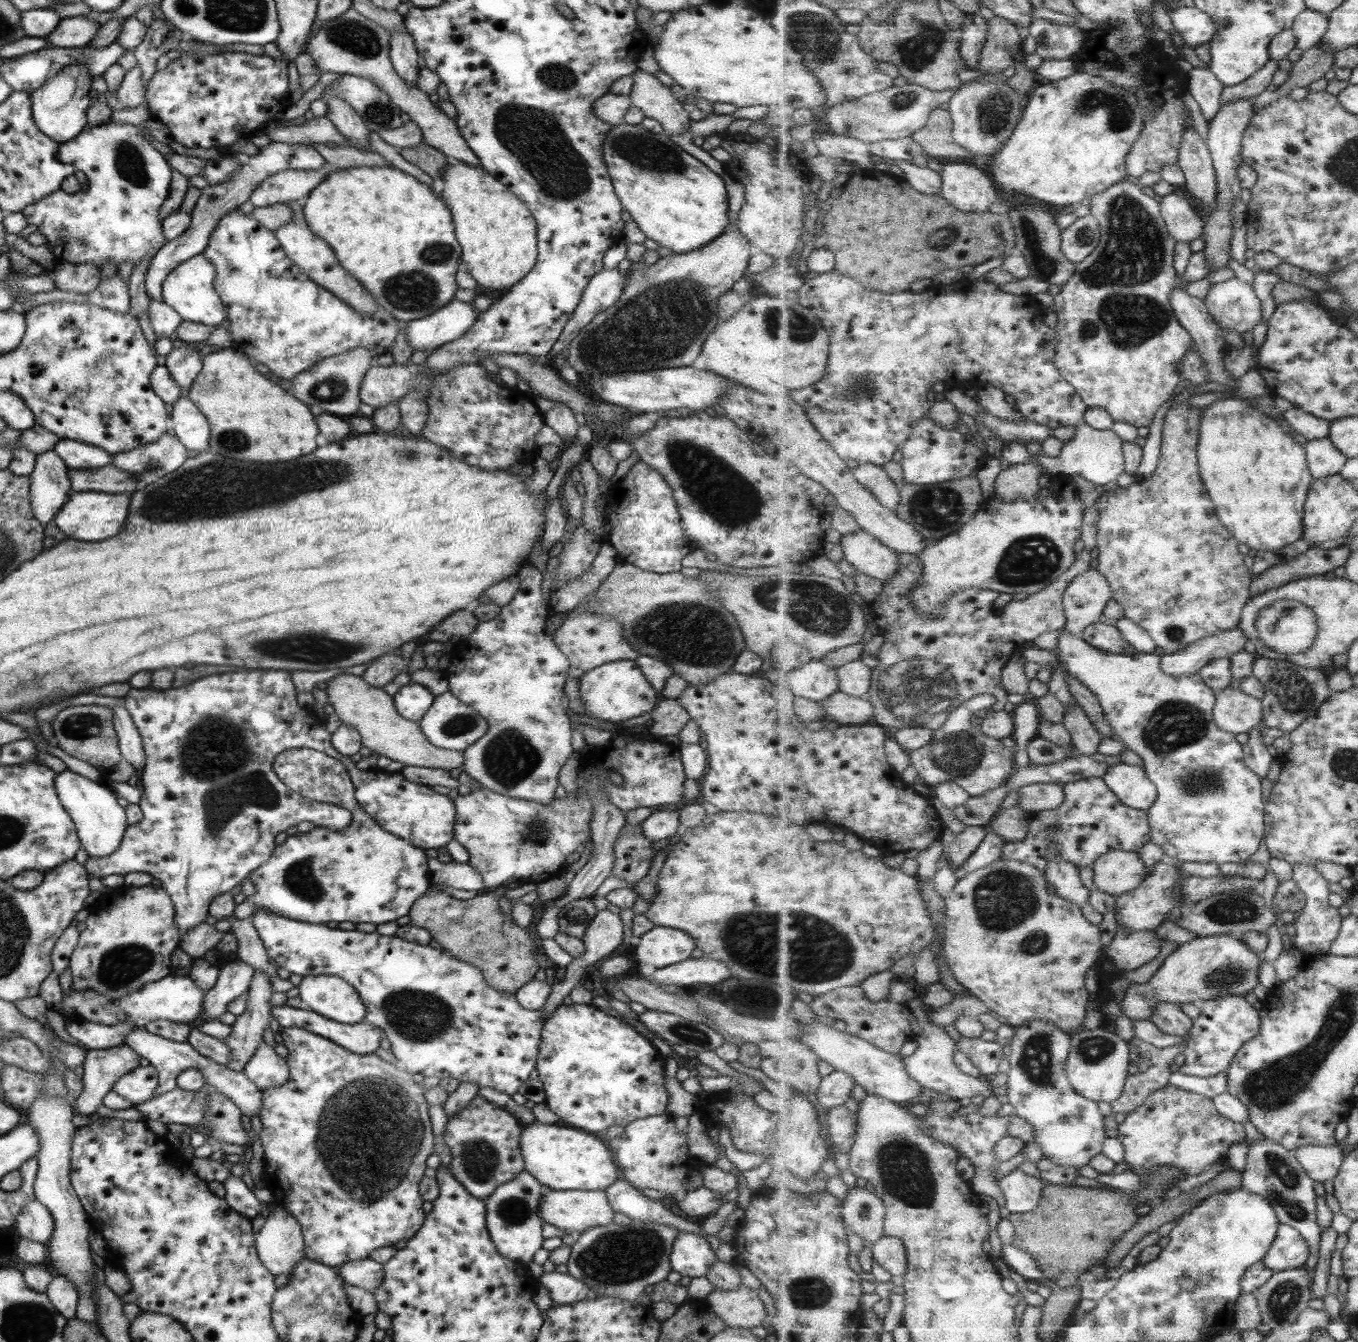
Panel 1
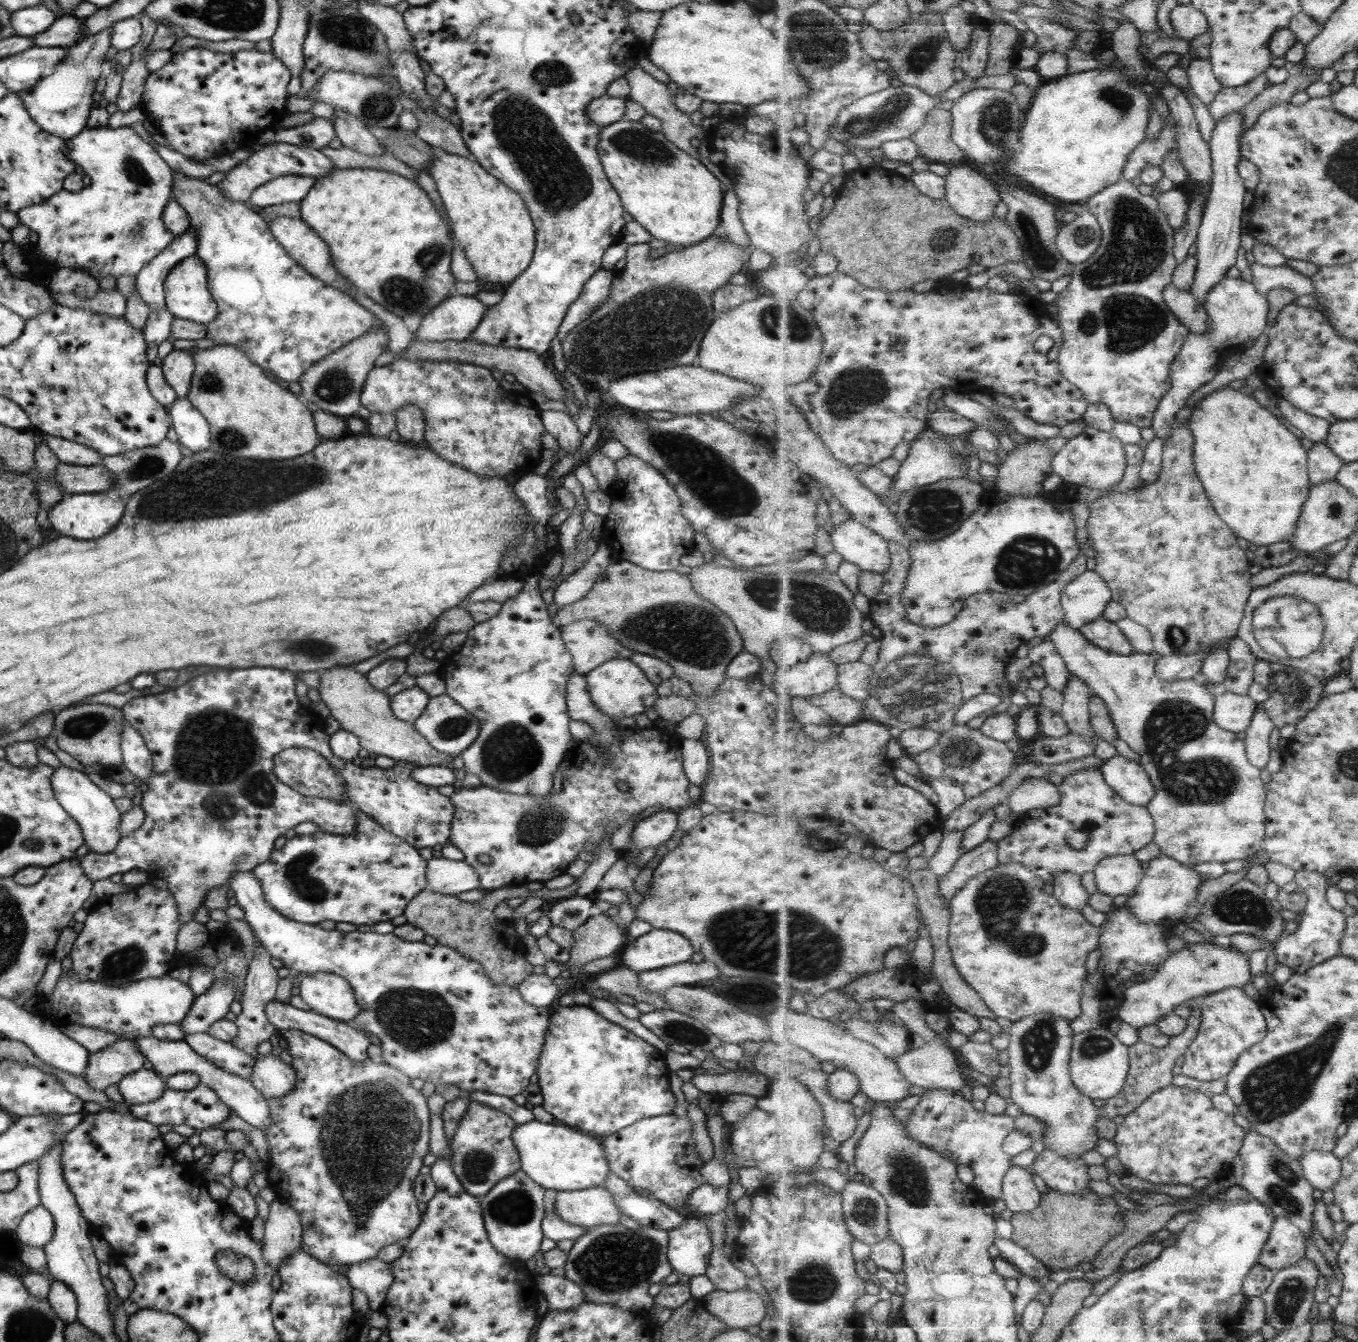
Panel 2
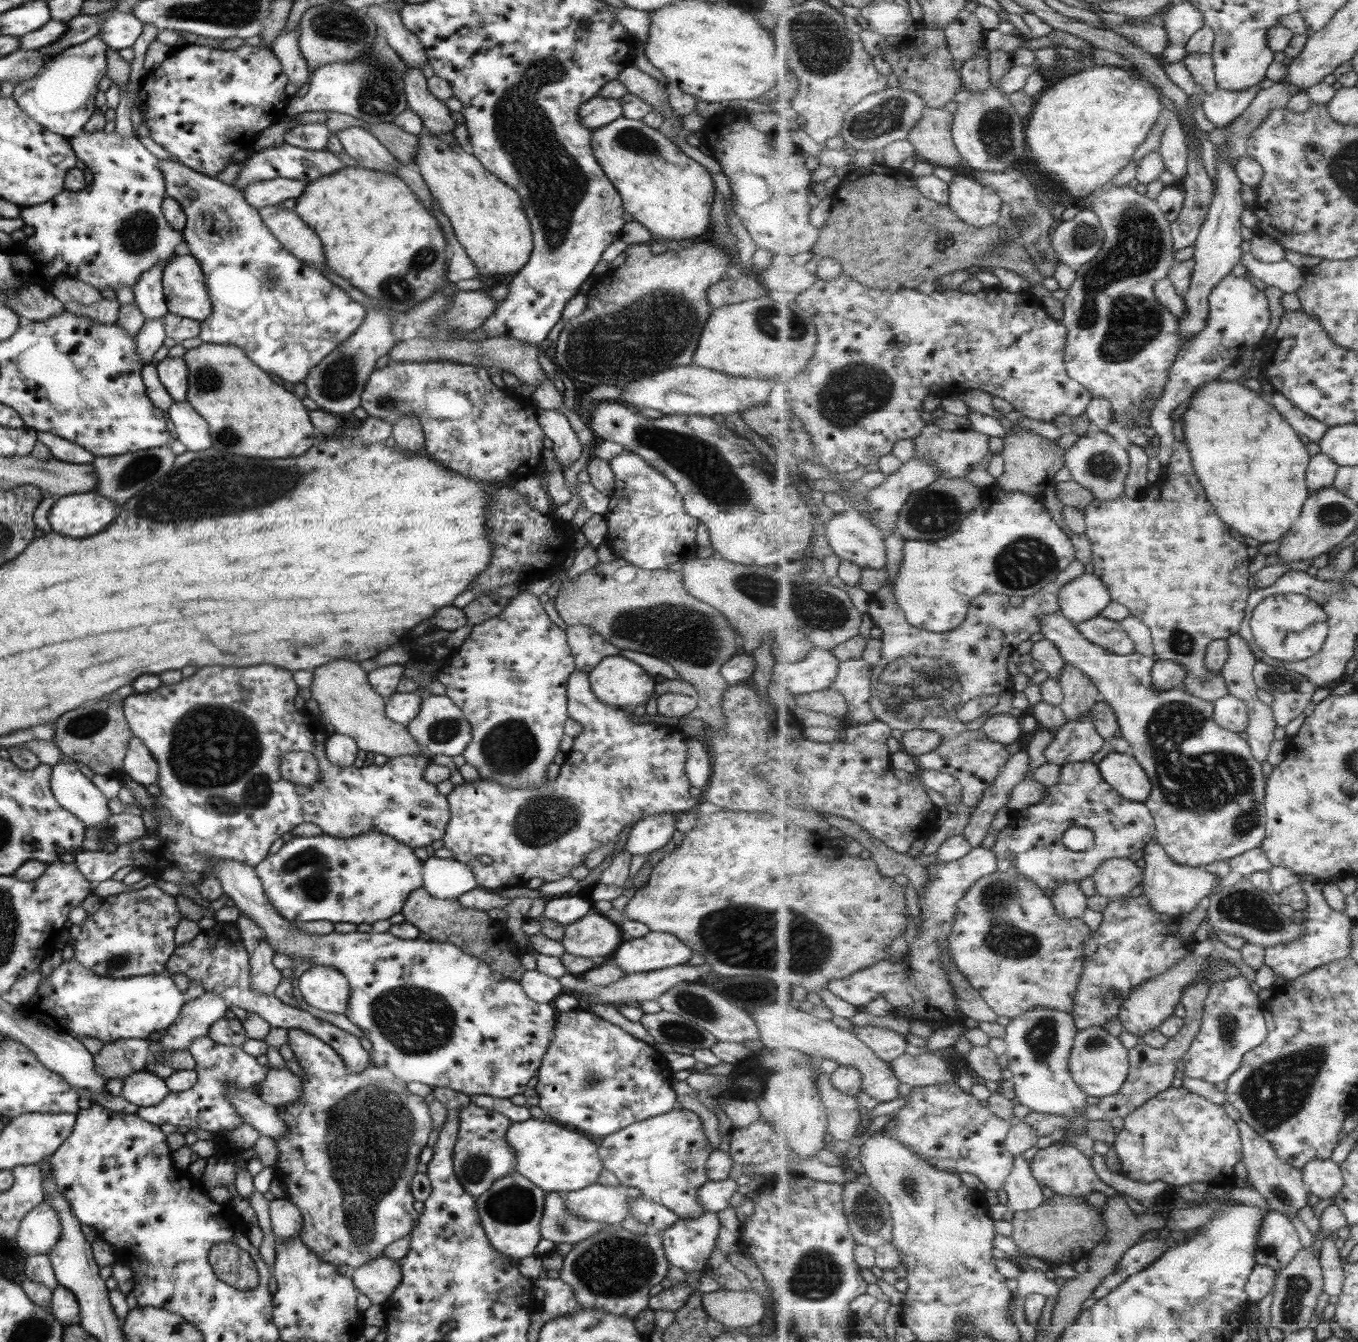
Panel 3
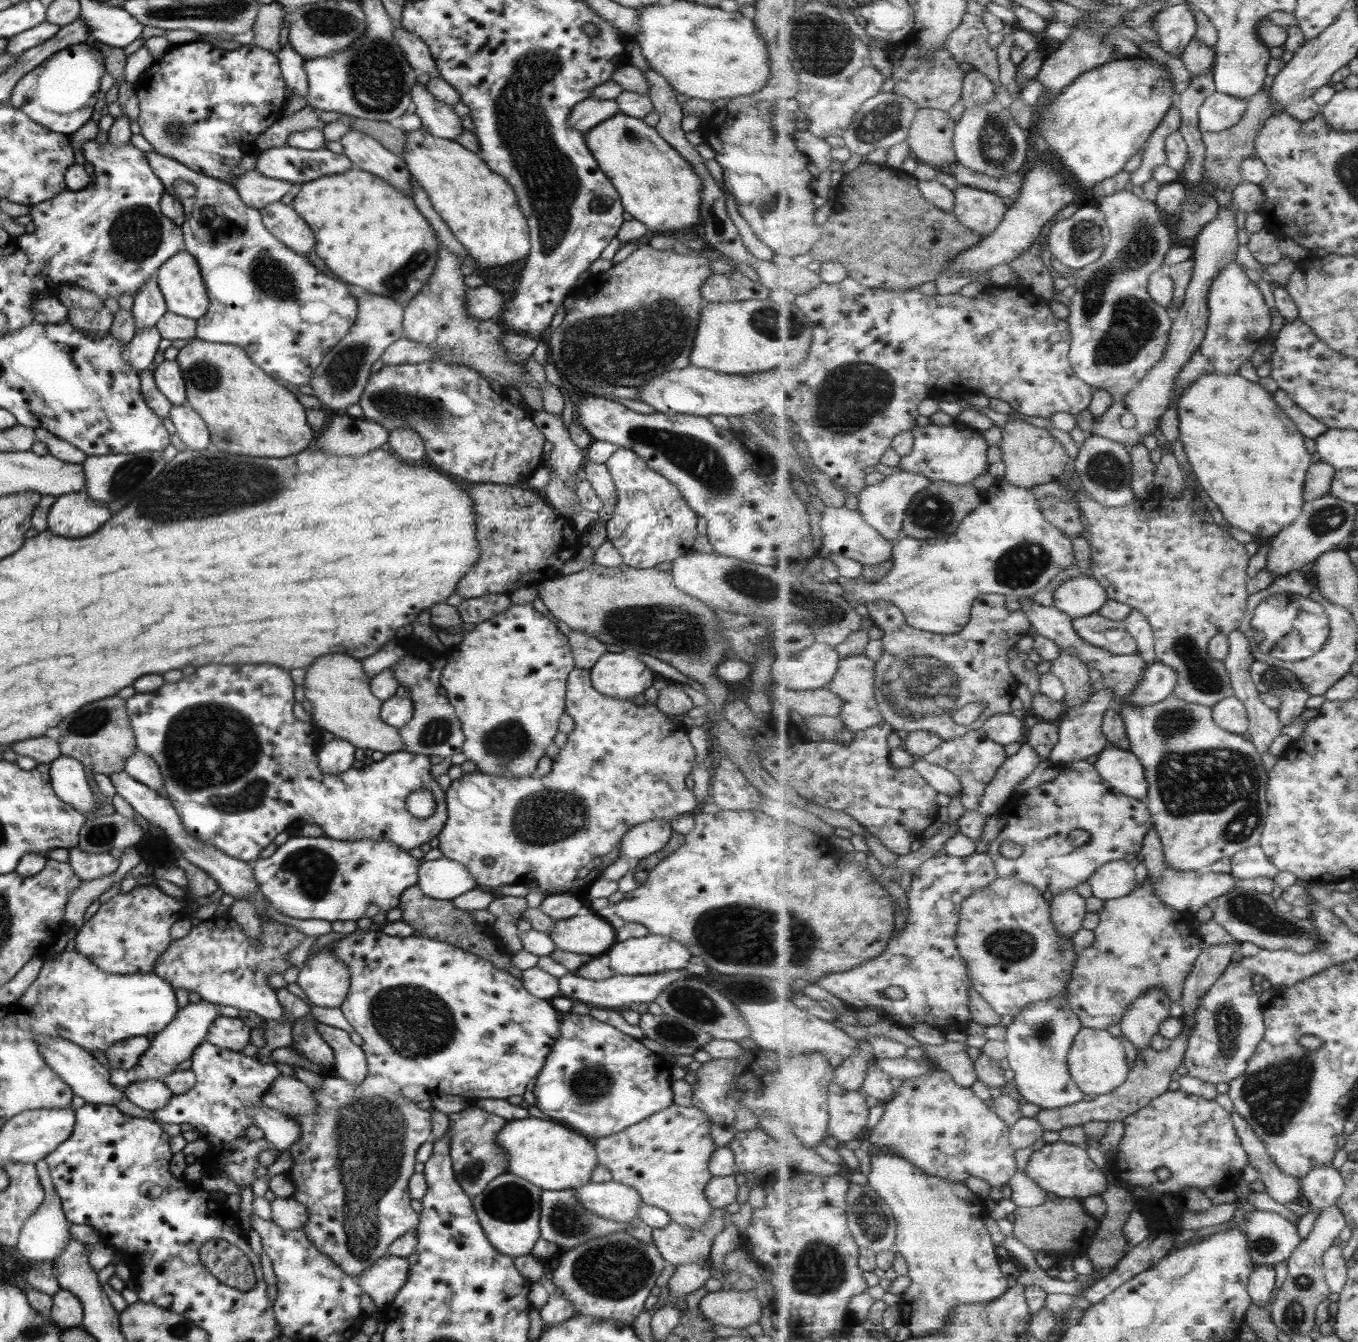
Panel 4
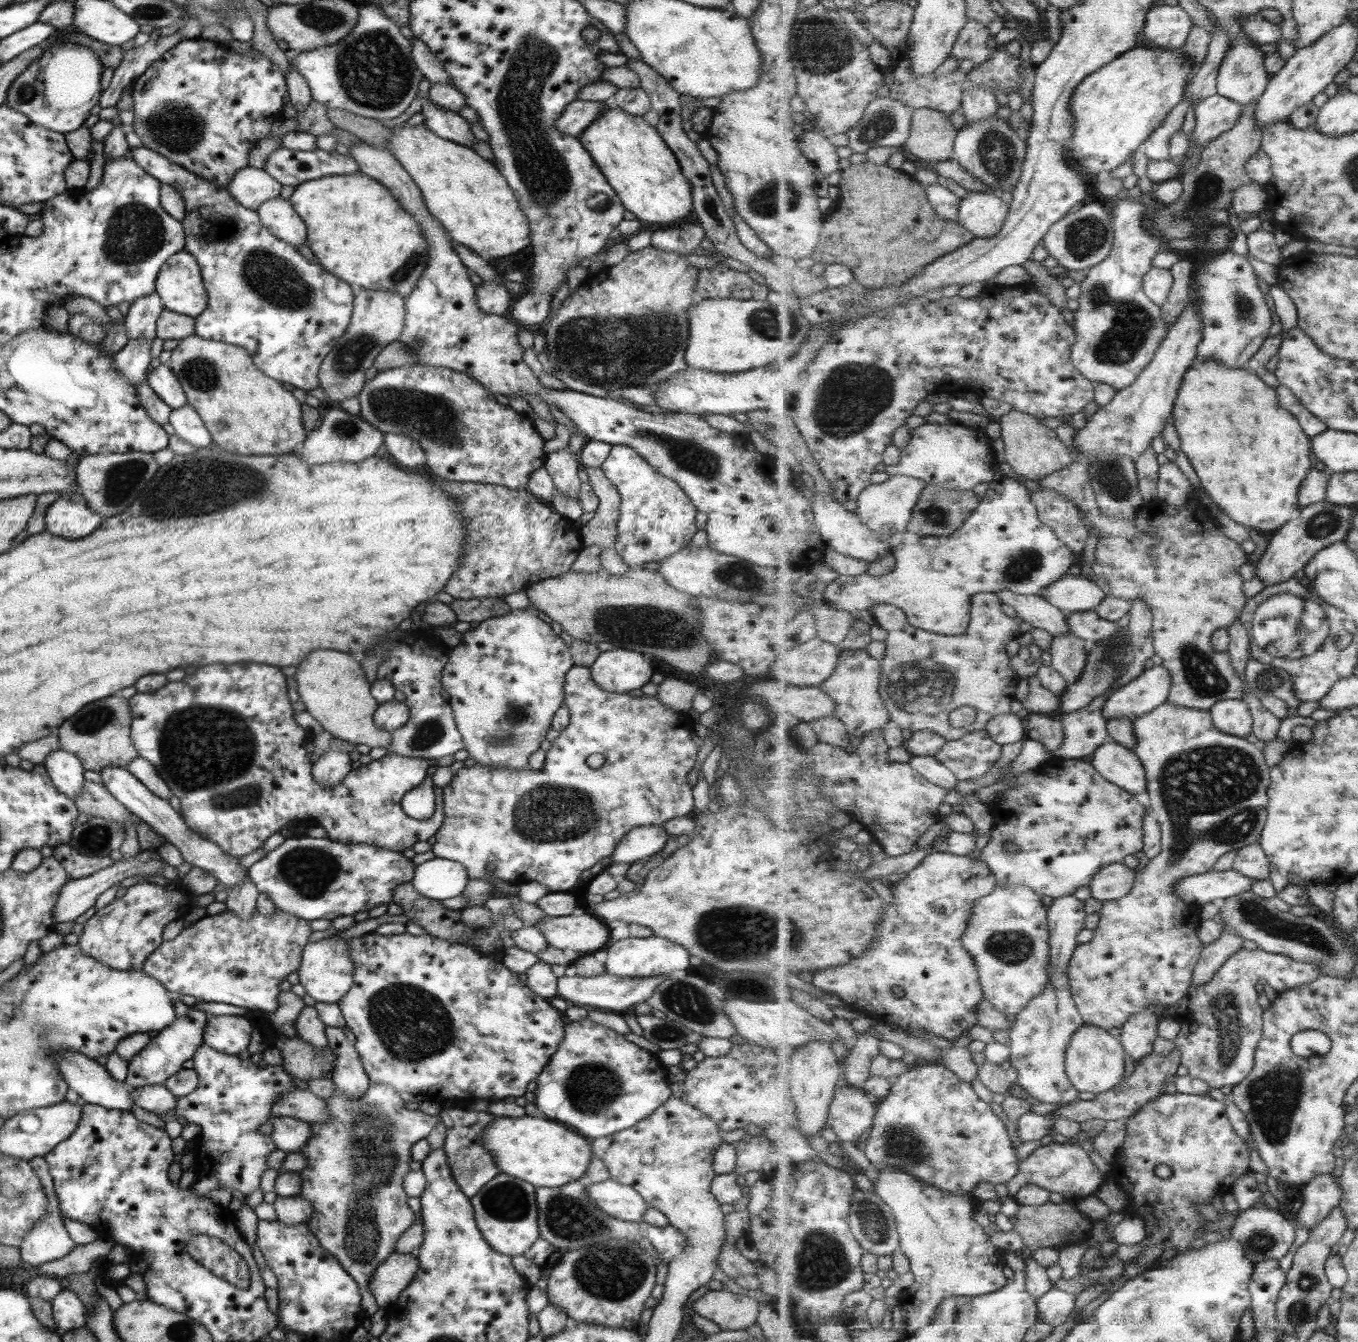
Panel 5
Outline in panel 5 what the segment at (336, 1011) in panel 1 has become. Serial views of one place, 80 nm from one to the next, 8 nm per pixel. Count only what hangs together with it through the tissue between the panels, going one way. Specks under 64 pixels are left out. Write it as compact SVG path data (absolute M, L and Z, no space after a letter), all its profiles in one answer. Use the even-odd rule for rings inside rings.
M331 936L308 942L303 947L300 965L296 970L298 983L314 1002L339 1003L344 994L352 988L353 967L349 939Z

